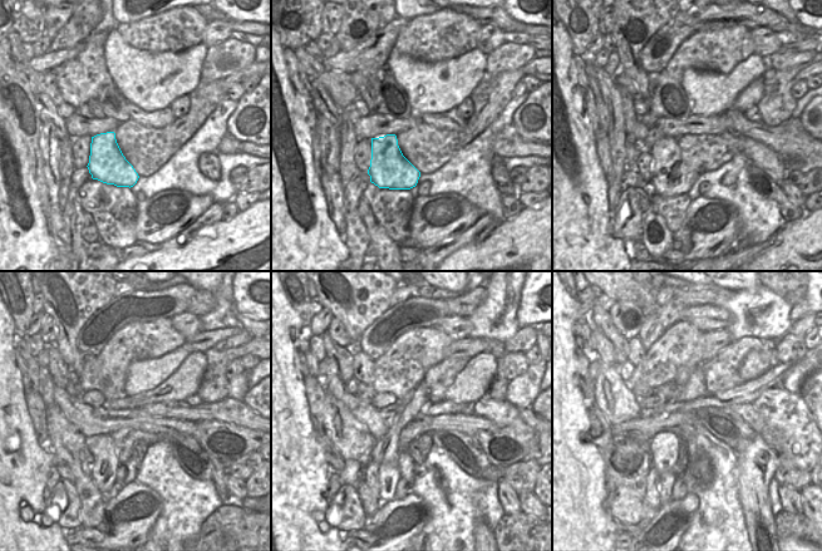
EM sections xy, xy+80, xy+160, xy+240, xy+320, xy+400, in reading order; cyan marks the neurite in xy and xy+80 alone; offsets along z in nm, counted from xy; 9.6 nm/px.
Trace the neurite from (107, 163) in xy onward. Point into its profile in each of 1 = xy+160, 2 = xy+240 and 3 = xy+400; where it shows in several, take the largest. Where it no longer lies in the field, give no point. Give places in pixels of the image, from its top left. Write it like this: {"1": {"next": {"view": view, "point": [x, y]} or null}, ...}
{"1": {"next": {"view": "xy+160", "point": [670, 177]}}, "2": {"next": {"view": "xy+240", "point": [102, 448]}}, "3": {"next": {"view": "xy+400", "point": [665, 486]}}}

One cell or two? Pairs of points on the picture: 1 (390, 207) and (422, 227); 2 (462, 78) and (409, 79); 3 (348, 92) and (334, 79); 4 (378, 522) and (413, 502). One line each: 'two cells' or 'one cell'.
1: two cells
2: one cell
3: one cell
4: one cell

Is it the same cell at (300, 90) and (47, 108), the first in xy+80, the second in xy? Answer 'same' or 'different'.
different

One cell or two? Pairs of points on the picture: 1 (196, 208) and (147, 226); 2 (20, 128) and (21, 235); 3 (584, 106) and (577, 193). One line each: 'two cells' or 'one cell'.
1: one cell
2: one cell
3: one cell

